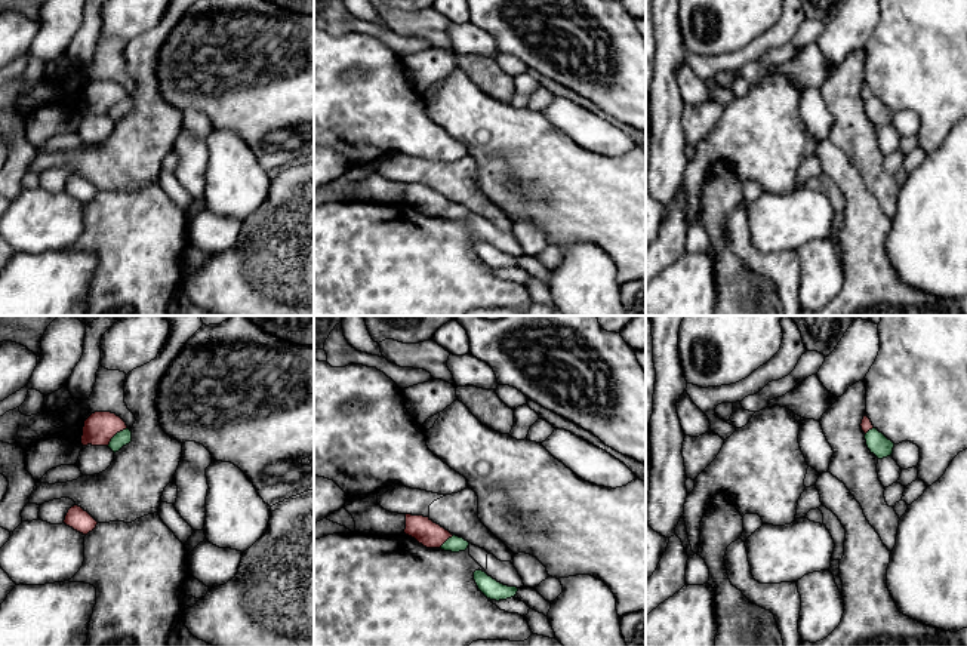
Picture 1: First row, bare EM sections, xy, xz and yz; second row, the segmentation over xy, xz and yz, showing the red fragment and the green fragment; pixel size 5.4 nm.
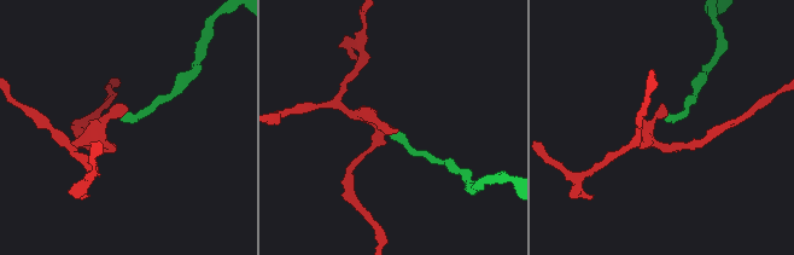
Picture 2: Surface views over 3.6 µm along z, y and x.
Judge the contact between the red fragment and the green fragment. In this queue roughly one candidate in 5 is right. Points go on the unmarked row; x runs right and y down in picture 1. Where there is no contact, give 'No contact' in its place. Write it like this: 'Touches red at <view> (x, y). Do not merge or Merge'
Touches red at xy (116, 101). Do not merge

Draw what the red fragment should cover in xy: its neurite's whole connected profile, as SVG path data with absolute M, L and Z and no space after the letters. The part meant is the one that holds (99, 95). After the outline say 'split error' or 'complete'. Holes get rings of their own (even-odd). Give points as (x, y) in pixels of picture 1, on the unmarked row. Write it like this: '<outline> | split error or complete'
M95 80L84 89L81 113L108 114L111 107L126 96L126 90L116 81Z | complete

